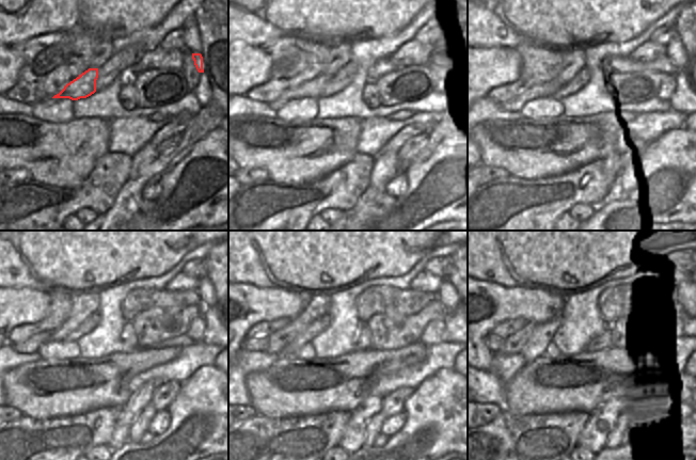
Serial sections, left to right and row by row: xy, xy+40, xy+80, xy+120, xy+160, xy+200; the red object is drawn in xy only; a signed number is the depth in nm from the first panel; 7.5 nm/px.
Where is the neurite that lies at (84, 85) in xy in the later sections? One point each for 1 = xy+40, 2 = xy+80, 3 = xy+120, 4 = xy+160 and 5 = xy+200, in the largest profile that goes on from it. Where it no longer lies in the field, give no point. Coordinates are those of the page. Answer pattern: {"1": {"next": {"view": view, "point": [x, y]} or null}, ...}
{"1": {"next": {"view": "xy+40", "point": [313, 89]}}, "2": {"next": {"view": "xy+80", "point": [516, 104]}}, "3": {"next": {"view": "xy+120", "point": [32, 345]}}, "4": {"next": {"view": "xy+160", "point": [254, 344]}}, "5": {"next": {"view": "xy+200", "point": [494, 343]}}}

